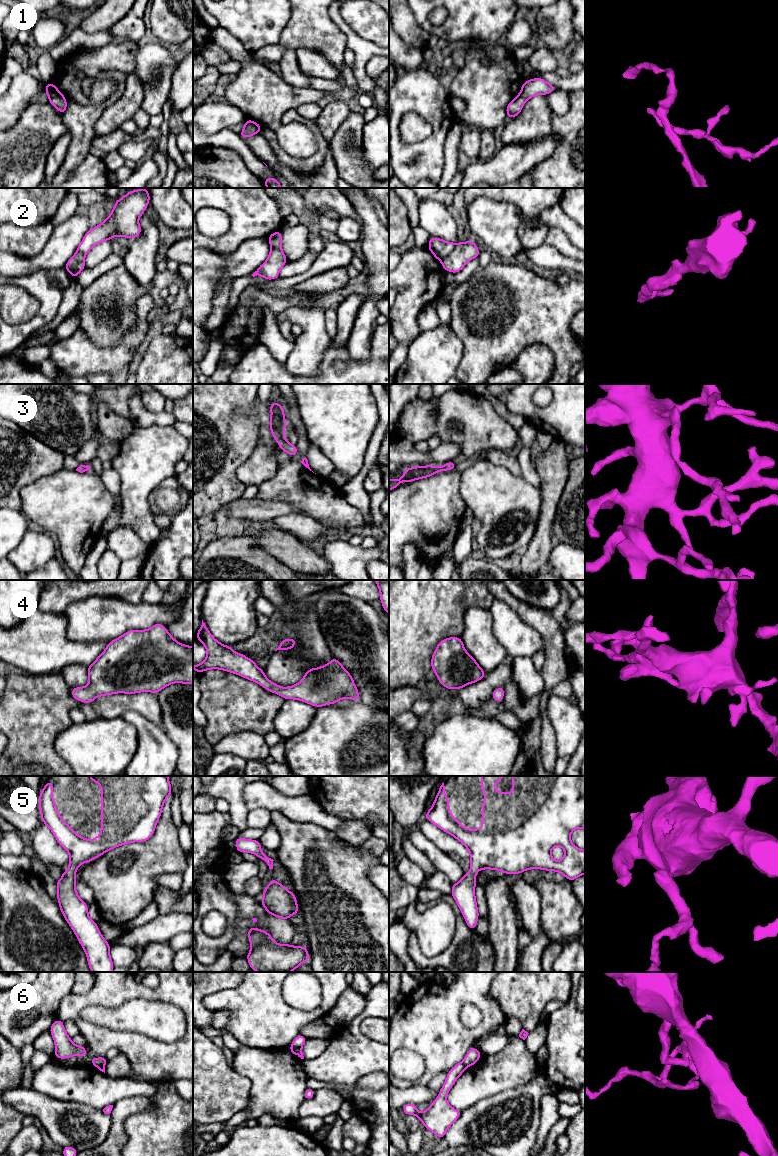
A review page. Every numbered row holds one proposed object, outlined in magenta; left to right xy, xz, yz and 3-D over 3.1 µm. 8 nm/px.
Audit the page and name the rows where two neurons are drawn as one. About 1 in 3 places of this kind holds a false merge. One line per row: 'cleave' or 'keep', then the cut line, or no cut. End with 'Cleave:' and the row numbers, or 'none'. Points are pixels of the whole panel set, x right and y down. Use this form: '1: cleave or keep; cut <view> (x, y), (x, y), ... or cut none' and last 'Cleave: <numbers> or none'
1: keep; cut none
2: cleave; cut yz (456, 244), (454, 249), (441, 260)
3: keep; cut none
4: keep; cut none
5: keep; cut none
6: cleave; cut xz (291, 1045), (300, 1048)
Cleave: 2, 6

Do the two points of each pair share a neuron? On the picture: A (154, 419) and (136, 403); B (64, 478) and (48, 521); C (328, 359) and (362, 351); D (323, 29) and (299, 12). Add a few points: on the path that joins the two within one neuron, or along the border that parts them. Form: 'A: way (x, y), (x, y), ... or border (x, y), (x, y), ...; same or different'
A: way (149, 418), (138, 408); same
B: way (64, 489), (64, 505), (59, 510); same
C: border (345, 347), (355, 360), (365, 361), (370, 356); different
D: way (317, 29), (305, 18); same

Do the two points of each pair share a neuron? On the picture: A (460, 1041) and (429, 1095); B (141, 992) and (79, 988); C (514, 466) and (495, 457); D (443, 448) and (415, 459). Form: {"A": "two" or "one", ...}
{"A": "two", "B": "two", "C": "one", "D": "one"}

